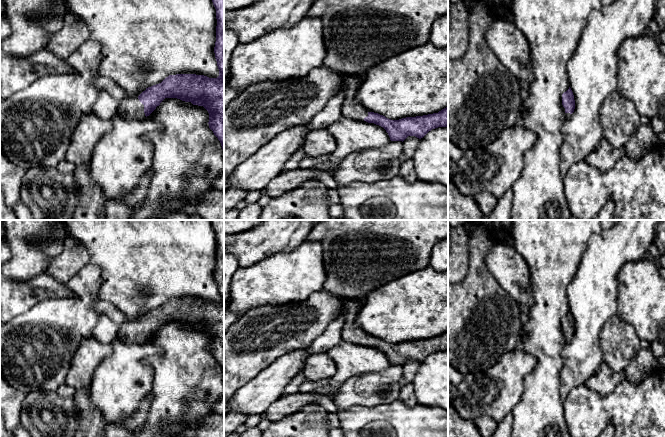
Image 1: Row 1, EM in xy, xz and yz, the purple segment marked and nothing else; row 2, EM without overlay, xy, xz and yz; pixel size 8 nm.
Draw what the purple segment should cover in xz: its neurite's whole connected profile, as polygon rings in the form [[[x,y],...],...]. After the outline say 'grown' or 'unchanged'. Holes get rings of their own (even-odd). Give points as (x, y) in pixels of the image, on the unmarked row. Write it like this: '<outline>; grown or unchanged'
[[[339,297],[342,303],[339,314],[345,317],[342,326],[342,340],[364,344],[383,351],[391,365],[404,365],[408,360],[423,362],[429,355],[438,351],[448,351],[448,330],[438,337],[406,341],[391,344],[378,337],[369,336],[358,325],[355,319],[364,304],[364,299],[348,299]]]; grown

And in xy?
[[[211,220],[211,224],[216,233],[214,277],[219,300],[169,299],[161,307],[146,312],[138,321],[120,325],[117,335],[124,342],[144,344],[165,322],[177,322],[203,330],[209,337],[209,352],[221,367],[224,383],[224,220]]]; grown

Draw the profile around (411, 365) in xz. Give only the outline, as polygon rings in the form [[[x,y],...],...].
[[[408,360],[403,365],[403,373],[400,380],[400,387],[403,387],[405,384],[413,383],[419,365],[420,363],[415,360]]]

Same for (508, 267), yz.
[[[494,242],[485,262],[489,272],[516,302],[532,306],[529,267],[513,246]]]

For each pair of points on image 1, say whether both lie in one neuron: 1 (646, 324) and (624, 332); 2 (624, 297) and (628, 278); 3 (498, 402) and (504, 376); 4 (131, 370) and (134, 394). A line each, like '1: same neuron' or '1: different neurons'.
1: different neurons
2: same neuron
3: same neuron
4: same neuron

